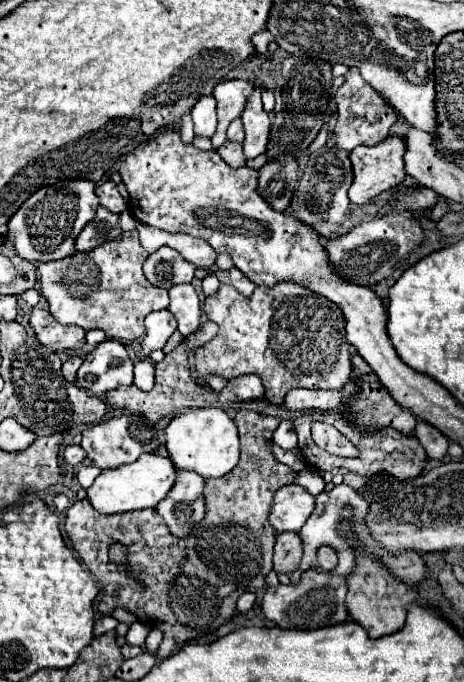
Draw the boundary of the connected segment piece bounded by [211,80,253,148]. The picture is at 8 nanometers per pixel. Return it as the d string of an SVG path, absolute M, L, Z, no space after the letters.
M223 80L215 86L213 96L217 100L217 116L219 116L217 132L211 138L215 148L225 144L227 126L243 112L245 100L249 98L251 90L253 90L253 86L247 80Z

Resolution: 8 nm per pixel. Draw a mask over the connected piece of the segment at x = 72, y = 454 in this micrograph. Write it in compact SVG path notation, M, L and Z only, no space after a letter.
M71 444L71 446L67 446L65 452L63 452L63 460L65 460L67 464L71 464L71 466L81 464L83 458L85 458L85 450L83 450L79 444Z

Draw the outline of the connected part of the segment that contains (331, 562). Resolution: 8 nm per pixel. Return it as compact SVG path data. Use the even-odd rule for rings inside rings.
M321 546L317 550L317 560L319 560L319 564L321 564L323 570L331 572L331 570L337 568L337 550L331 548L331 546Z

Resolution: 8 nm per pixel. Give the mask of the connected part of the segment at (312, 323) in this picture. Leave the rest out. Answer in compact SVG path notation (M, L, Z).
M279 282L271 288L259 286L251 296L241 296L233 286L221 284L219 292L205 300L203 312L219 326L219 334L195 350L195 368L199 376L219 374L231 380L241 374L257 374L271 404L283 404L285 394L291 388L337 390L351 378L345 316L337 304L309 288L303 288L295 282Z

